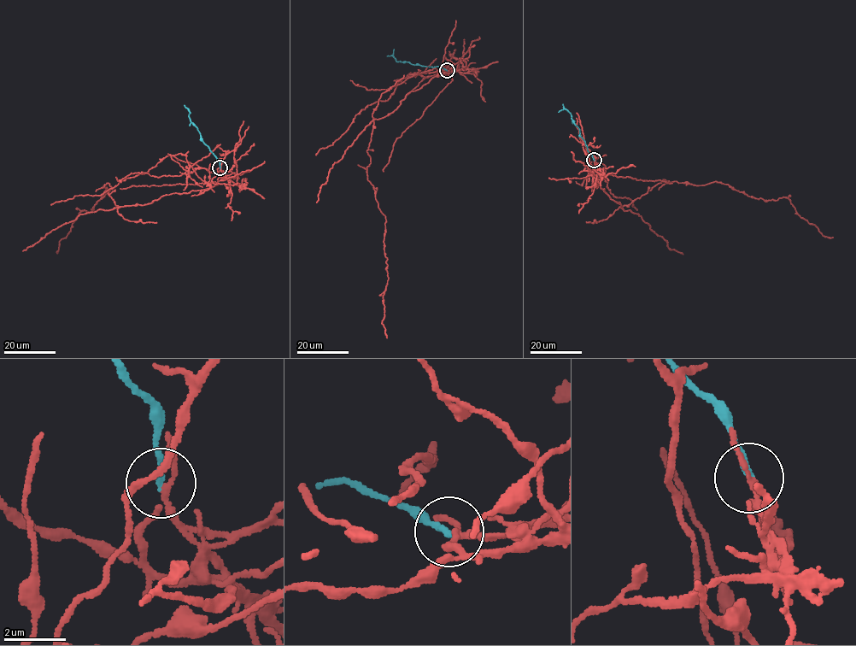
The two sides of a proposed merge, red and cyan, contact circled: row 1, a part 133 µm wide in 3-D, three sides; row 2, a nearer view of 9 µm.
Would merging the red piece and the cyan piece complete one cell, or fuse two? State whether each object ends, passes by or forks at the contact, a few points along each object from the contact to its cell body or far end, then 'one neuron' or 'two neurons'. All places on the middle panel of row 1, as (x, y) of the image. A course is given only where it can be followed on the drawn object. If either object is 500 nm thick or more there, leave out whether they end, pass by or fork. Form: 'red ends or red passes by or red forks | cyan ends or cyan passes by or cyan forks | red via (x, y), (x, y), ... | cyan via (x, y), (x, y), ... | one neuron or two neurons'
red forks | cyan ends | red via (447, 70), (373, 120), (366, 151), (367, 179), (386, 222), (389, 280), (382, 323), (387, 337) | cyan via (447, 70), (438, 67), (396, 61), (393, 55), (394, 49) | two neurons

